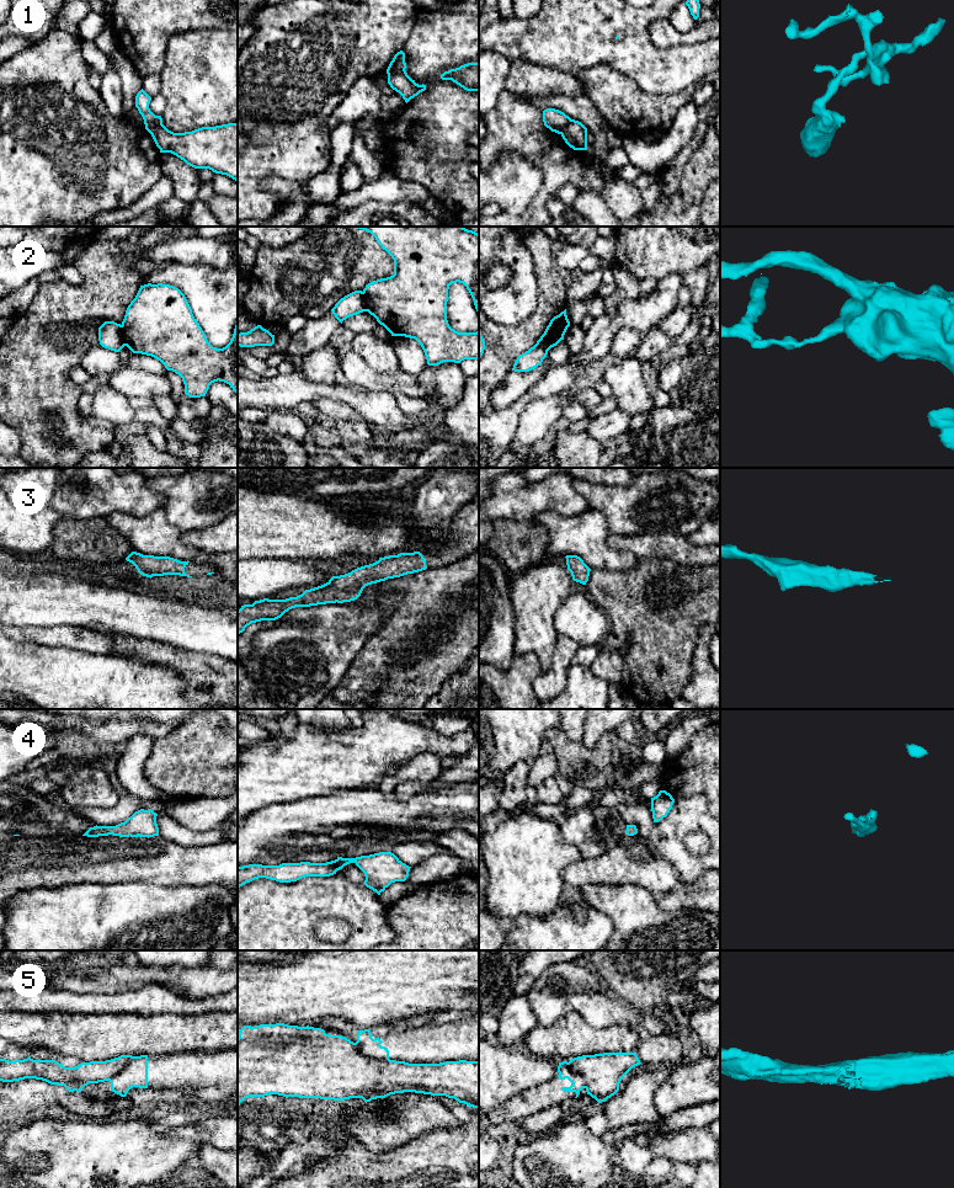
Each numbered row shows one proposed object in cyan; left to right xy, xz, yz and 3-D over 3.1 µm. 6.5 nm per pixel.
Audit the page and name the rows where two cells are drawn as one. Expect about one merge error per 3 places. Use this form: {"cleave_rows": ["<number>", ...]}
{"cleave_rows": ["1", "2", "5"]}

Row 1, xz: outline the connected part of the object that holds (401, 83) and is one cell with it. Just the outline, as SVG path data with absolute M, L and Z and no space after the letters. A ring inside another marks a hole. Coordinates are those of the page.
M406 70L388 75L388 84L399 92L407 103L411 98L426 90L426 85L419 85L412 80Z

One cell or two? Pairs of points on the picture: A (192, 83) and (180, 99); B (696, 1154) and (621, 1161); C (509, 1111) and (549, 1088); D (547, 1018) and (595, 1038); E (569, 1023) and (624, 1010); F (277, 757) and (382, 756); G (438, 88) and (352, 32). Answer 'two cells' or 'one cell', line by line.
A: one cell
B: one cell
C: one cell
D: two cells
E: two cells
F: one cell
G: two cells

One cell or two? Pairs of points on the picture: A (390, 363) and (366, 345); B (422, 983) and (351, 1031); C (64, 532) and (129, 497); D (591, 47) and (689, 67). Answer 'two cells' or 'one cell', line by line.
A: one cell
B: two cells
C: two cells
D: one cell

